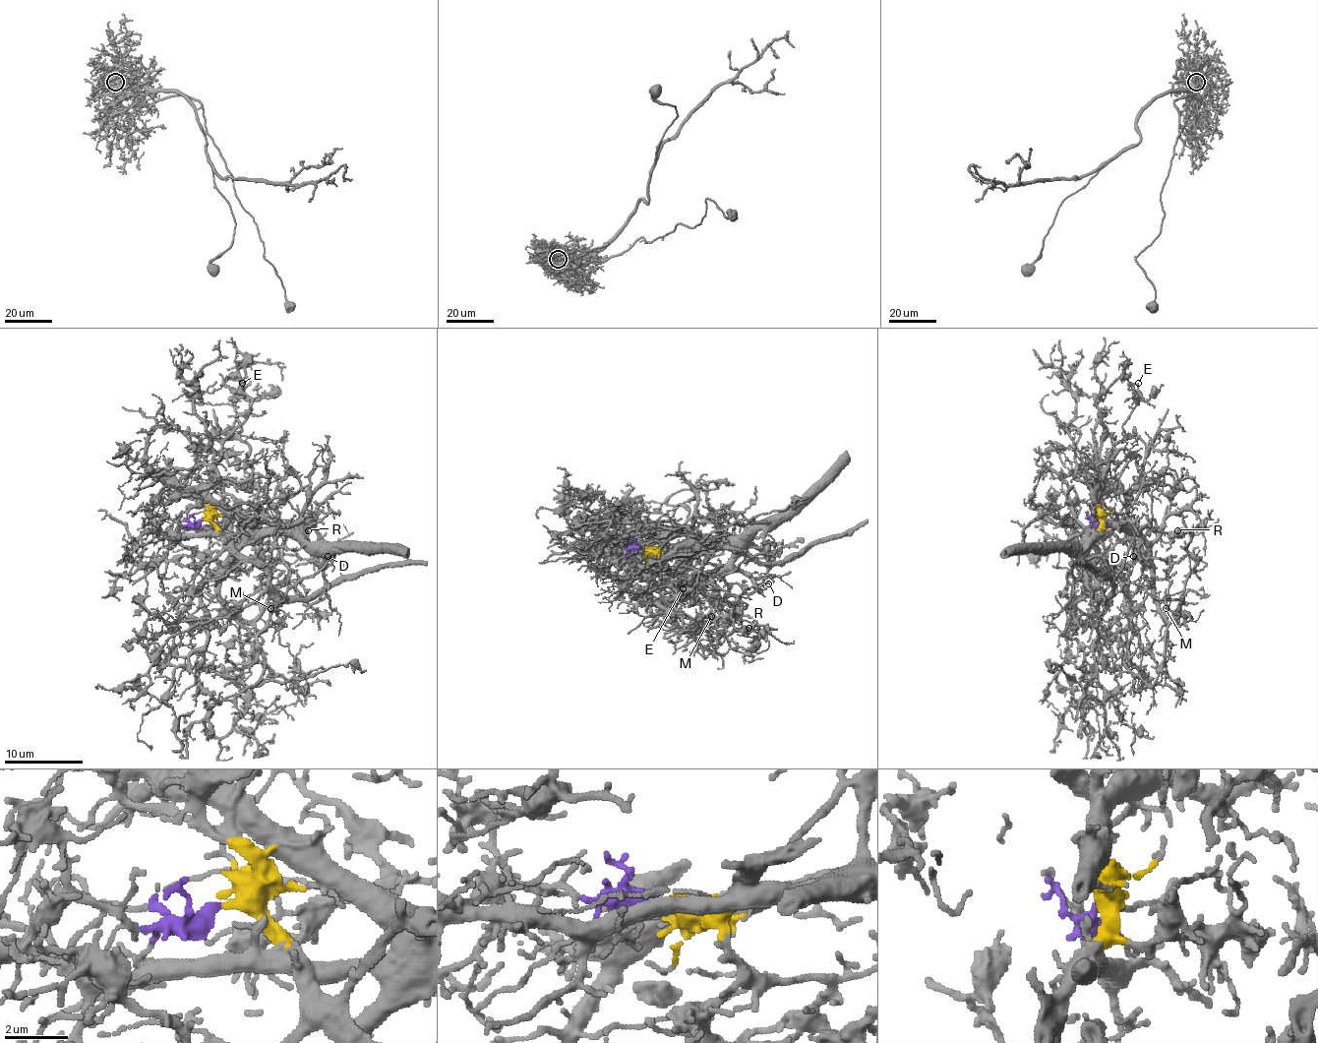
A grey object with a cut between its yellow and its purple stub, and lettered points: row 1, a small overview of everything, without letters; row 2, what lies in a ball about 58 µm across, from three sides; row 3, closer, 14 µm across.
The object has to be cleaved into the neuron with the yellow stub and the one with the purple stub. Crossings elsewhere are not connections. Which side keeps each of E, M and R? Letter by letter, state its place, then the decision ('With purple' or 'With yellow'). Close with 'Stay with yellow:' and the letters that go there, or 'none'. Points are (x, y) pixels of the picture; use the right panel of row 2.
E: Place: (1138, 383). With yellow
M: Place: (1166, 608). With yellow
R: Place: (1177, 530). With yellow
Stay with yellow: E, M, R

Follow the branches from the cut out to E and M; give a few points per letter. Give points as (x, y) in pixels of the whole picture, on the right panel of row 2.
E: (1099, 520), (1099, 464), (1124, 436), (1122, 424), (1128, 418), (1137, 383)
M: (1099, 520), (1101, 529), (1085, 547), (1085, 567), (1170, 600), (1165, 608)

